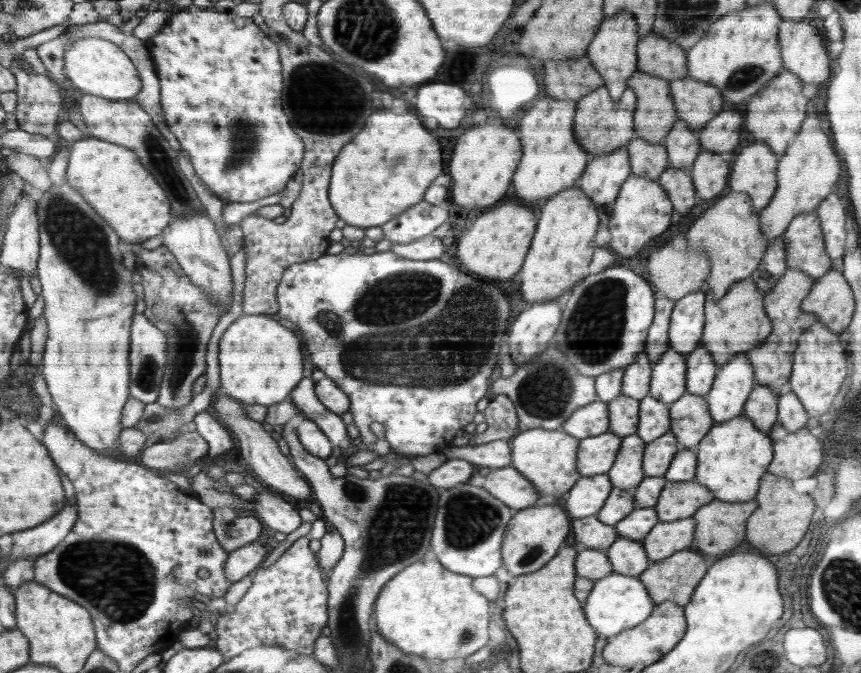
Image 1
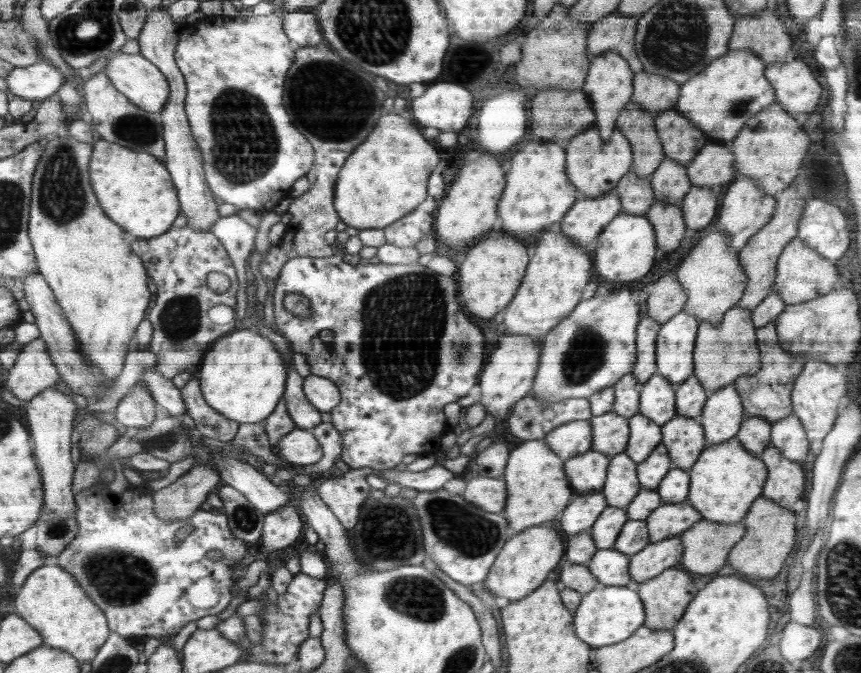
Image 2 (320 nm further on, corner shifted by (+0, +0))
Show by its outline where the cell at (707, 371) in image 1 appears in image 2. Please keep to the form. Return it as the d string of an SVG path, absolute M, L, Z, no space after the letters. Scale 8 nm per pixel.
M689 376L676 386L676 393L677 415L699 418L708 398L708 391L701 385L700 379Z

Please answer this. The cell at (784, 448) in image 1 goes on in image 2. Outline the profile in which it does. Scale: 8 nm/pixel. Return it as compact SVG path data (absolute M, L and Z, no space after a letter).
M768 446L760 456L767 468L767 479L762 497L790 509L804 493L804 470L801 462L790 461L778 449Z

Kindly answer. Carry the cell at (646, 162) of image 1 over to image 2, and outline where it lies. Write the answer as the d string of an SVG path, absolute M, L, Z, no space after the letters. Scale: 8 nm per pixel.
M631 170L618 181L615 192L619 196L621 210L628 214L645 215L655 202L651 181L638 178L637 173Z

